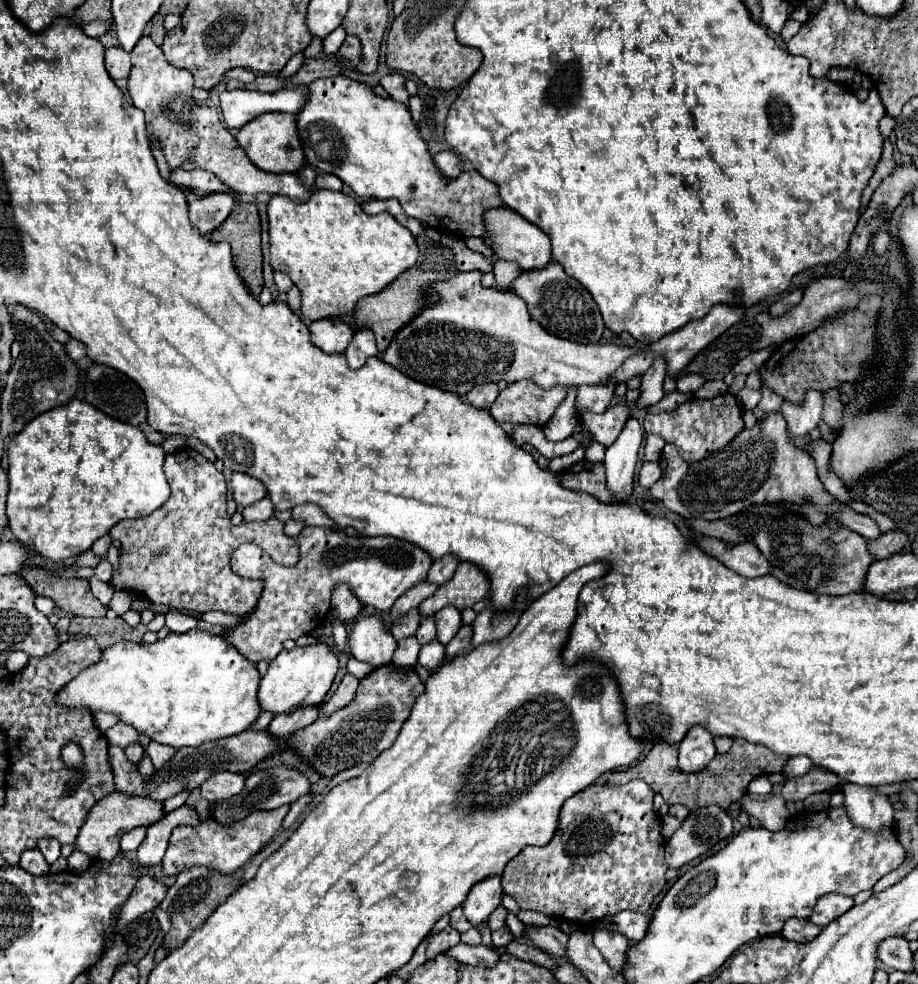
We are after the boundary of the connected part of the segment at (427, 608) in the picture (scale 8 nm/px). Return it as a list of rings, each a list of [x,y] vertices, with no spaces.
[[[461,561],[455,571],[455,577],[449,579],[445,585],[441,585],[437,593],[433,593],[433,597],[427,597],[419,605],[419,611],[423,613],[423,617],[429,617],[449,603],[455,605],[459,611],[463,611],[465,607],[473,607],[477,601],[485,599],[487,591],[489,581],[485,581],[485,573],[481,573],[477,565]]]

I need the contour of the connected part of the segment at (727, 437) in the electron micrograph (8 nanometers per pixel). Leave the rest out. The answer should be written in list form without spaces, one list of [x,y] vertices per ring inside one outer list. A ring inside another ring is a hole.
[[[725,393],[713,399],[691,399],[685,401],[683,405],[675,407],[673,411],[661,411],[661,413],[647,413],[643,421],[645,433],[657,433],[661,435],[667,443],[675,443],[679,449],[679,455],[687,461],[699,461],[711,451],[721,449],[727,445],[741,429],[741,405],[737,403],[735,395]]]

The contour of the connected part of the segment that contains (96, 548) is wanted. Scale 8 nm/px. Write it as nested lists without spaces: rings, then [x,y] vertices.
[[[108,534],[103,535],[91,547],[91,551],[100,558],[100,561],[107,559],[106,553],[111,546],[111,537]]]

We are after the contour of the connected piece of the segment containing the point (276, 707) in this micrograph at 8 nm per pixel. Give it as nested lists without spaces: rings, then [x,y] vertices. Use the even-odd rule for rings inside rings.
[[[315,643],[315,645],[307,645],[307,647],[293,647],[291,651],[281,651],[269,665],[265,677],[261,679],[261,687],[259,687],[259,703],[263,711],[271,711],[273,715],[279,713],[287,713],[287,711],[295,711],[303,705],[319,705],[319,701],[325,699],[327,691],[333,685],[333,679],[337,675],[339,669],[339,661],[335,651],[325,645],[325,643]]]

